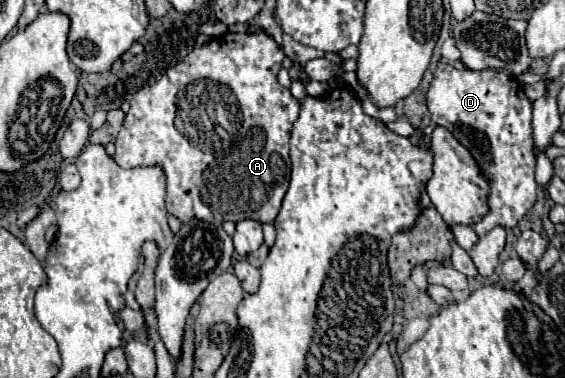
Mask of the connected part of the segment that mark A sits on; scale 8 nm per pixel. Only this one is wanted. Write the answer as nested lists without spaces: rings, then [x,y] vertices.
[[[263,31],[259,33],[225,33],[221,37],[211,39],[209,43],[193,49],[181,63],[171,67],[155,85],[141,87],[133,97],[131,97],[131,109],[125,115],[123,127],[115,139],[117,153],[115,153],[115,163],[123,169],[133,169],[133,167],[163,167],[165,173],[165,183],[167,183],[167,211],[175,215],[181,223],[187,223],[189,219],[201,219],[201,221],[211,221],[215,225],[221,225],[223,221],[241,221],[241,219],[255,219],[259,223],[273,223],[279,209],[281,201],[287,193],[289,187],[289,137],[291,129],[295,125],[295,119],[299,117],[299,103],[293,99],[291,91],[281,87],[277,83],[277,73],[283,63],[283,49]]]

